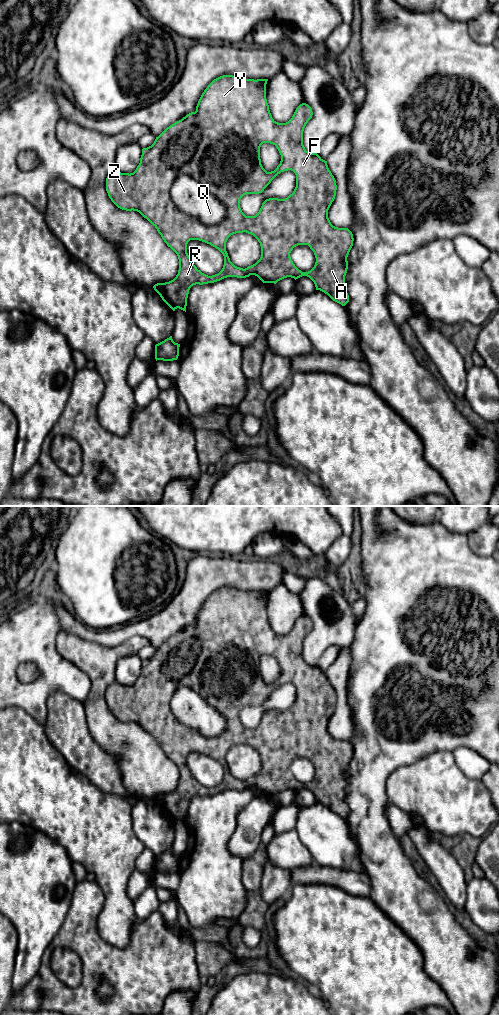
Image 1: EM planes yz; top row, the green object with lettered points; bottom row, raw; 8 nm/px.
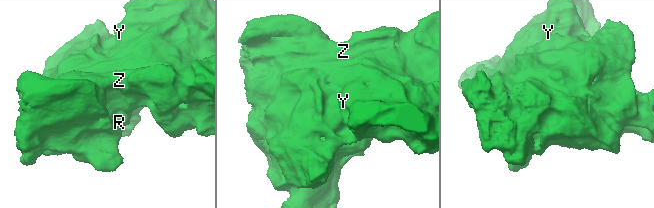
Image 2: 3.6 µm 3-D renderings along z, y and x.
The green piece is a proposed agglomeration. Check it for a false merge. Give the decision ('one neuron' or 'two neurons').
two neurons

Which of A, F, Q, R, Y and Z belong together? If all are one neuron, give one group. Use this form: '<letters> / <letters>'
A F R Y Z / Q

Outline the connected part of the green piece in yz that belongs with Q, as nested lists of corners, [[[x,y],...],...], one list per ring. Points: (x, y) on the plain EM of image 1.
[[[176,689],[170,701],[170,709],[179,722],[197,730],[202,736],[218,736],[225,729],[225,717],[210,706],[195,689]]]

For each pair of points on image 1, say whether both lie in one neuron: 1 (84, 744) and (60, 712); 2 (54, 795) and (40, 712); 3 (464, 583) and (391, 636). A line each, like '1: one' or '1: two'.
1: one
2: two
3: one

